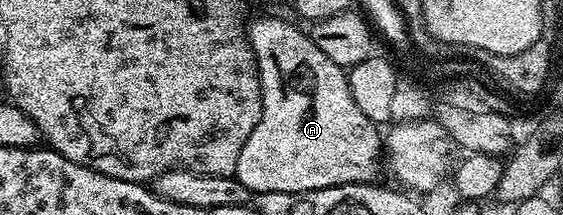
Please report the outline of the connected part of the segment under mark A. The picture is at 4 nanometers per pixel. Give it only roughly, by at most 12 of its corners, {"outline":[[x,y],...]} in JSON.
{"outline":[[276,16],[246,35],[264,109],[234,178],[363,184],[382,136],[345,69]]}

